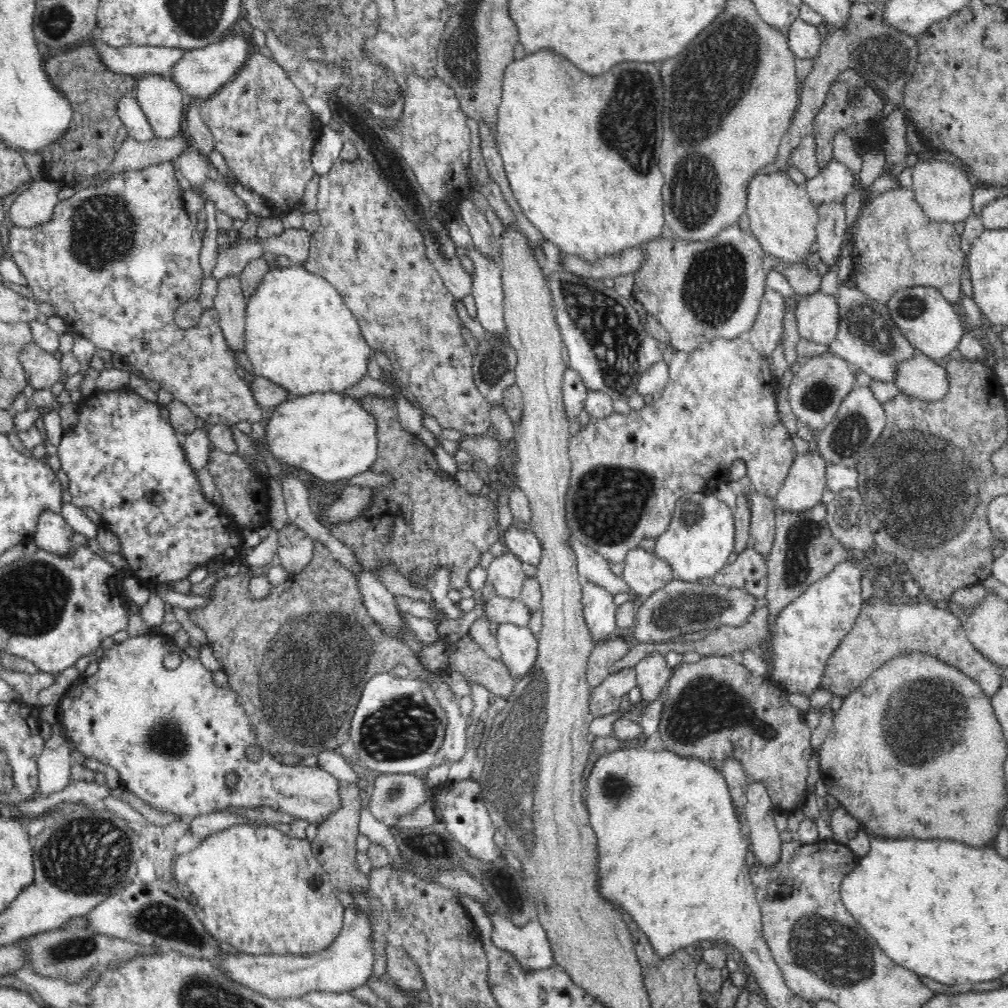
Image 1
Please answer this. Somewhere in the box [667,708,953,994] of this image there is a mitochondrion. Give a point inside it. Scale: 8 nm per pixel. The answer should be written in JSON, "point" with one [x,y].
{"point":[838,953]}

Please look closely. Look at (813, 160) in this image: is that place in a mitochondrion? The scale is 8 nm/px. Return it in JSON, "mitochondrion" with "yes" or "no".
{"mitochondrion":"no"}

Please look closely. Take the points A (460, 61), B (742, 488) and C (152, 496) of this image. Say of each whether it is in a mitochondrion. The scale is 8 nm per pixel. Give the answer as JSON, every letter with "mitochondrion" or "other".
{"A":"mitochondrion","B":"other","C":"other"}

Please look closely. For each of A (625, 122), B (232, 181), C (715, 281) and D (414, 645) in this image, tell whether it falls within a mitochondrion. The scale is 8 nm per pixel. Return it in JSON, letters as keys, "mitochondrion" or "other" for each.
{"A":"mitochondrion","B":"other","C":"mitochondrion","D":"other"}

